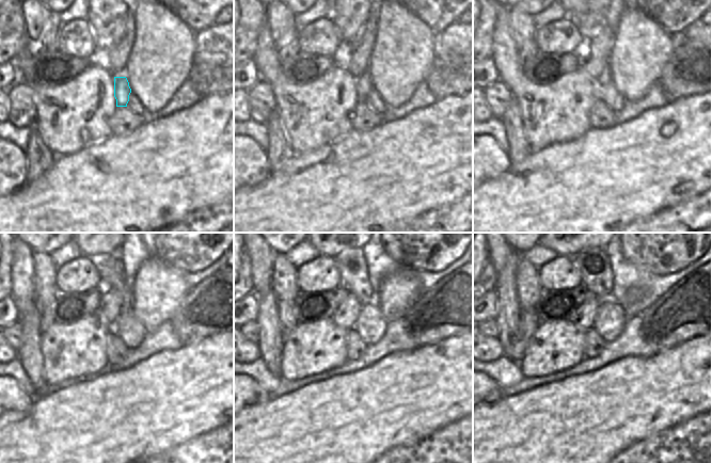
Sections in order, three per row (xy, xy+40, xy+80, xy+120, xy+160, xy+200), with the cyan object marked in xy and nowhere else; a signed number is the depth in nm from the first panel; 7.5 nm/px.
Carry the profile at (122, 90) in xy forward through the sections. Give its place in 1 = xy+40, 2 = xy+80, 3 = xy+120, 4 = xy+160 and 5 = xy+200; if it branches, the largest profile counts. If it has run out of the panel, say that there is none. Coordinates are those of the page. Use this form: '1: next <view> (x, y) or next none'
1: next xy+40 (363, 83)
2: next xy+80 (605, 77)
3: next xy+120 (111, 268)
4: next xy+160 (351, 264)
5: next xy+200 (594, 265)

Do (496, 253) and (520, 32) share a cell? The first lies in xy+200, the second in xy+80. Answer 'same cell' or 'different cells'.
different cells

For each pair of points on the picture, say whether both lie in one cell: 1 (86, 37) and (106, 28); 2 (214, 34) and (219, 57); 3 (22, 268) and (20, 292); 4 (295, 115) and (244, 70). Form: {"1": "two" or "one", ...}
{"1": "two", "2": "one", "3": "one", "4": "two"}

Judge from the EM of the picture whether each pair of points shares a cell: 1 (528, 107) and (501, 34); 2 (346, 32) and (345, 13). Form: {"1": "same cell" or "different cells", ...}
{"1": "same cell", "2": "same cell"}

